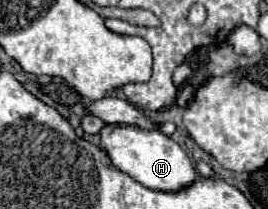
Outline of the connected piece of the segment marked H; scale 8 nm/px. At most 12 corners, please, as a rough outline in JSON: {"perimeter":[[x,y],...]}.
{"perimeter":[[105,125],[113,167],[157,191],[197,179],[185,151],[161,131]]}

